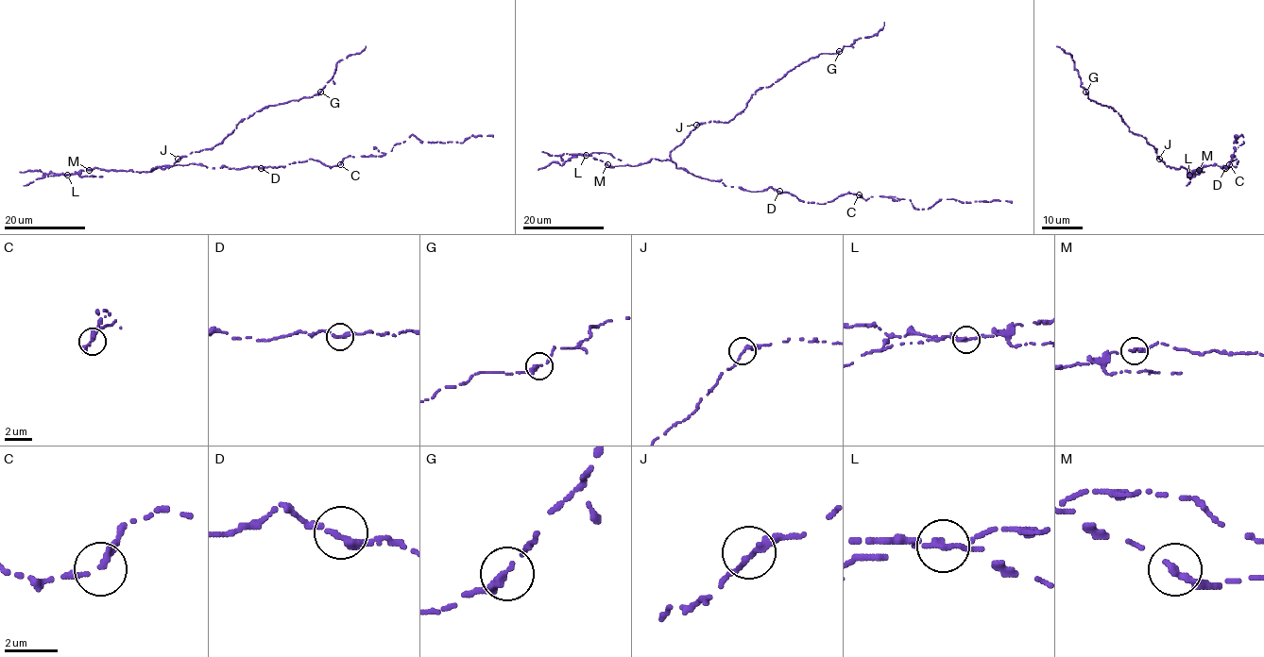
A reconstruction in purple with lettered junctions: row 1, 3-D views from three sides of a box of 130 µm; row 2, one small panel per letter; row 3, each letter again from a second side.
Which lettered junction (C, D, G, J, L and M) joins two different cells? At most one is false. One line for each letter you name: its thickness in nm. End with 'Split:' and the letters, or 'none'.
L: calibre 240 nm
Split: L

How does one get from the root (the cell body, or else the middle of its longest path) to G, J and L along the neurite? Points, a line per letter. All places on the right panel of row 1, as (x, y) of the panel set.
G: (1213, 164), (1195, 171), (1165, 166), (1157, 157), (1157, 148), (1132, 132), (1113, 108), (1090, 100), (1085, 92)
J: (1213, 164), (1190, 171), (1183, 167), (1176, 169), (1165, 166), (1159, 159)
L: (1213, 164), (1199, 167), (1192, 171), (1200, 171), (1201, 168), (1189, 175)

